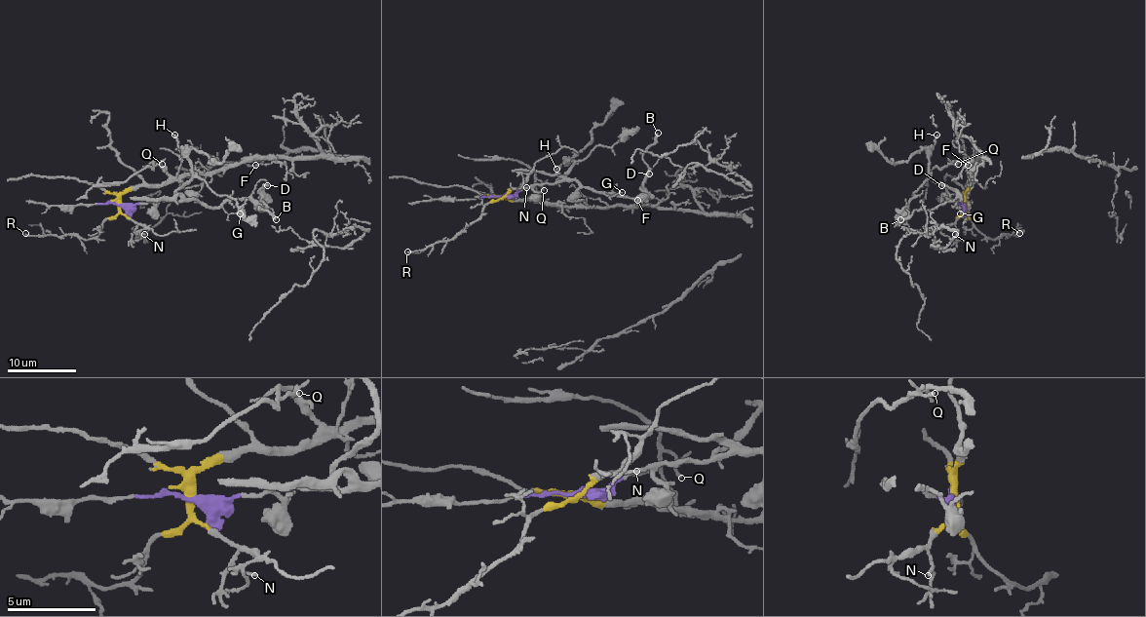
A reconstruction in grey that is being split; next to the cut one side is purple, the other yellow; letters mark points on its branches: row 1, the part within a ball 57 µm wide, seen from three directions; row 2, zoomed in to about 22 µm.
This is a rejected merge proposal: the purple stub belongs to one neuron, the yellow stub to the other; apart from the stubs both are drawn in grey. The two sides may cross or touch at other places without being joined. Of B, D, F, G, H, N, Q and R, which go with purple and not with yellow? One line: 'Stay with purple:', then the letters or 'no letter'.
Stay with purple: B, D, G, H

